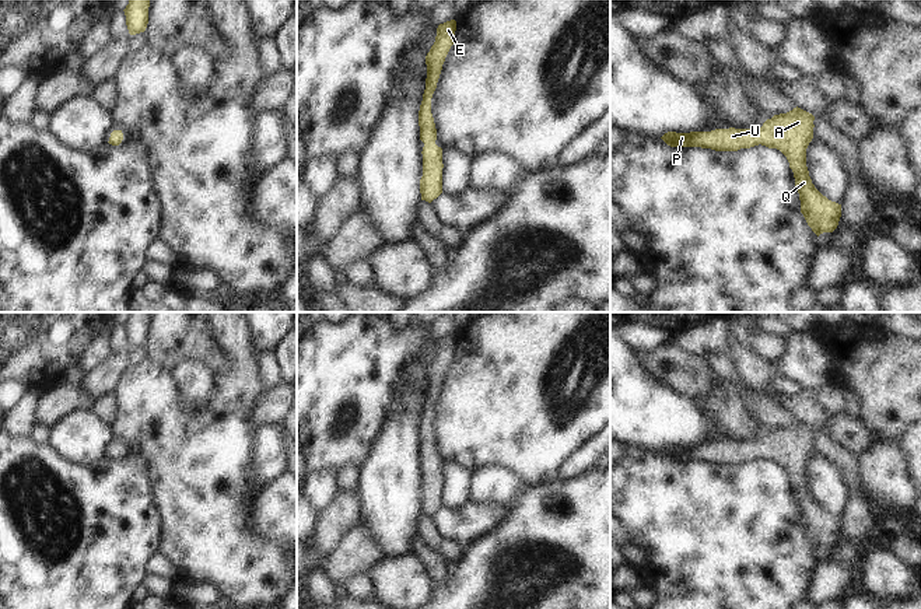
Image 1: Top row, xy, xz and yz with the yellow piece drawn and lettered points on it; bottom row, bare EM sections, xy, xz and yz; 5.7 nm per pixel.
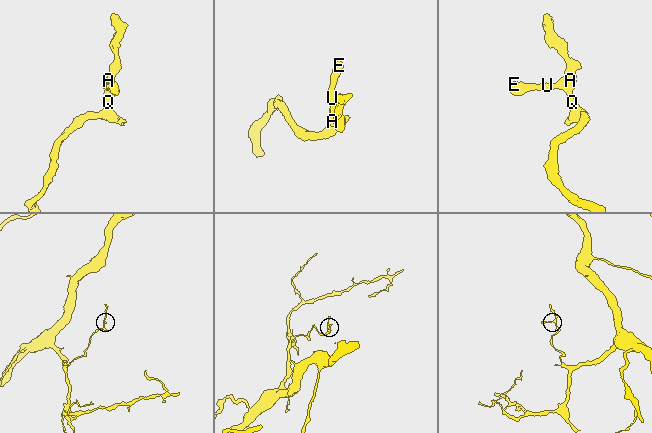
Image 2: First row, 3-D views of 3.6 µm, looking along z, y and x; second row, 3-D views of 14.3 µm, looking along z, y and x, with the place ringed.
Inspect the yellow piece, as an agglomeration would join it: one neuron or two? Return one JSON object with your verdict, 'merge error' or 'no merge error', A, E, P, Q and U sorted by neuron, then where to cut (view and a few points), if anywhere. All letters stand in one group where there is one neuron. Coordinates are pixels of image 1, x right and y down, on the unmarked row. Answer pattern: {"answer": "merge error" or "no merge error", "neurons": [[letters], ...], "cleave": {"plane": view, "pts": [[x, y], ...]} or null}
{"answer": "no merge error", "neurons": [["A", "E", "P", "Q", "U"]], "cleave": null}

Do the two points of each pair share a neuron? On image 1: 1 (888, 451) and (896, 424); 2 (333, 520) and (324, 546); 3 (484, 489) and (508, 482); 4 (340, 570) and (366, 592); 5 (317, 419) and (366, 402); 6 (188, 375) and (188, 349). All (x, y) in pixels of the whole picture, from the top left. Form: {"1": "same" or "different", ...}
{"1": "different", "2": "same", "3": "same", "4": "different", "5": "same", "6": "different"}

